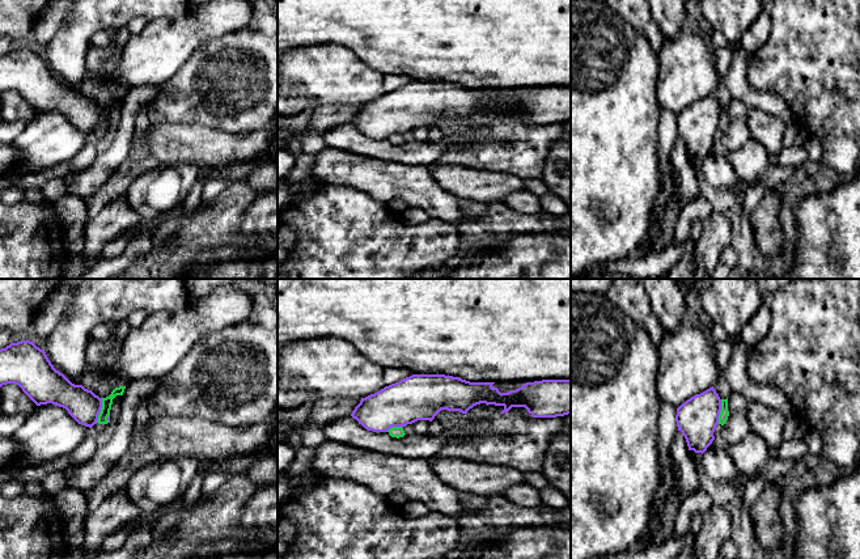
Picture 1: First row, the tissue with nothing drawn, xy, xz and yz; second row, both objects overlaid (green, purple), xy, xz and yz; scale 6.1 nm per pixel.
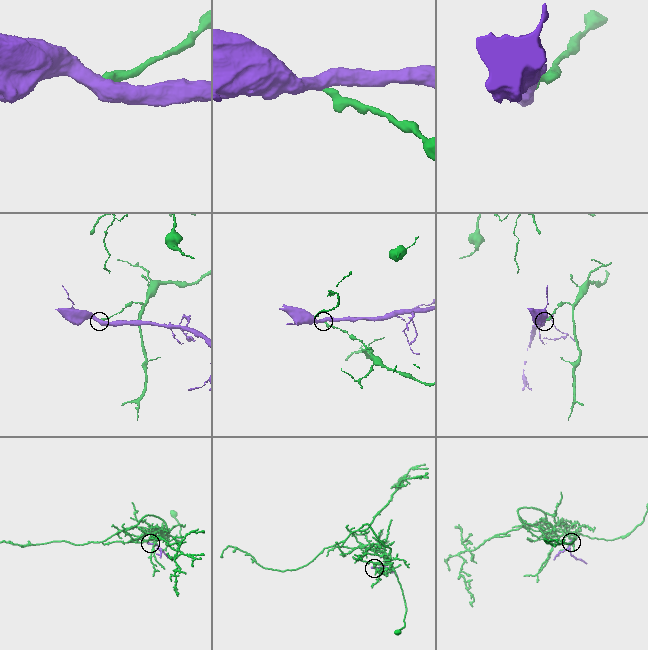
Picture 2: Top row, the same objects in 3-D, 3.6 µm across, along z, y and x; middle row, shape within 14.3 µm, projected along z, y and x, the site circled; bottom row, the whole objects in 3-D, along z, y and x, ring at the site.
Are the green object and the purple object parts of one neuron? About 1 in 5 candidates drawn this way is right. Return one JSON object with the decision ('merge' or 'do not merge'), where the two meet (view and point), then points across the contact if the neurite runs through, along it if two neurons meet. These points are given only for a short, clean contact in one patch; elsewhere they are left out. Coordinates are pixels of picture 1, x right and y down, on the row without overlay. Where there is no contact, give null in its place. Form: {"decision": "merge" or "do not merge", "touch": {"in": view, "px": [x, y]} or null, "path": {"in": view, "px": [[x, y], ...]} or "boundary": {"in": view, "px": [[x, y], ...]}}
{"decision": "do not merge", "touch": {"in": "xy", "px": [101, 117]}, "boundary": {"in": "xy", "px": [[102, 105], [102, 113], [96, 128]]}}

